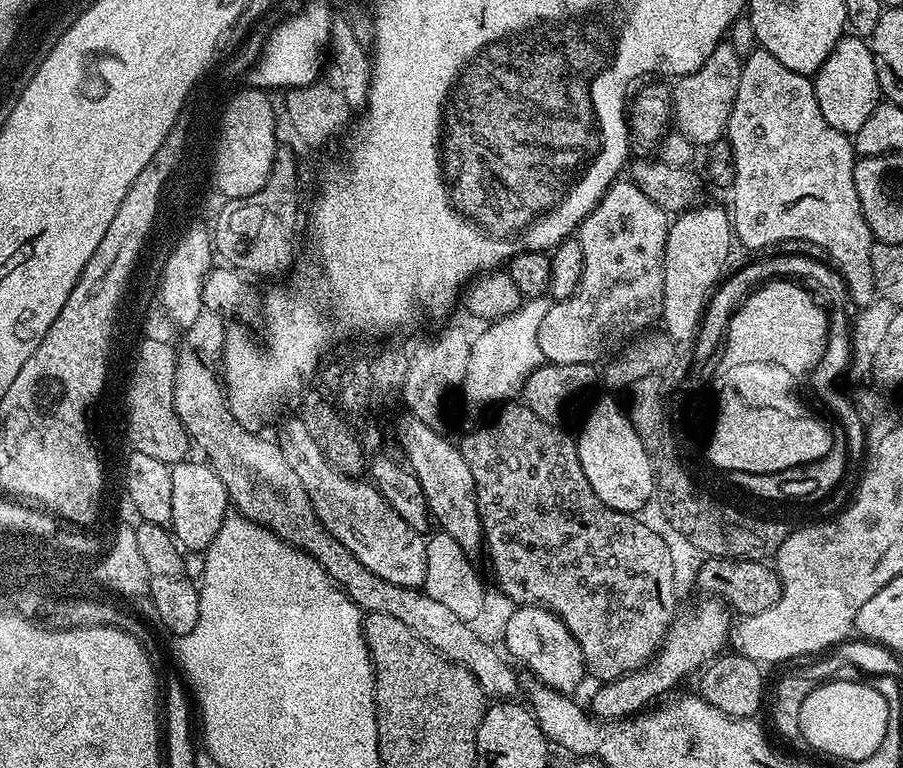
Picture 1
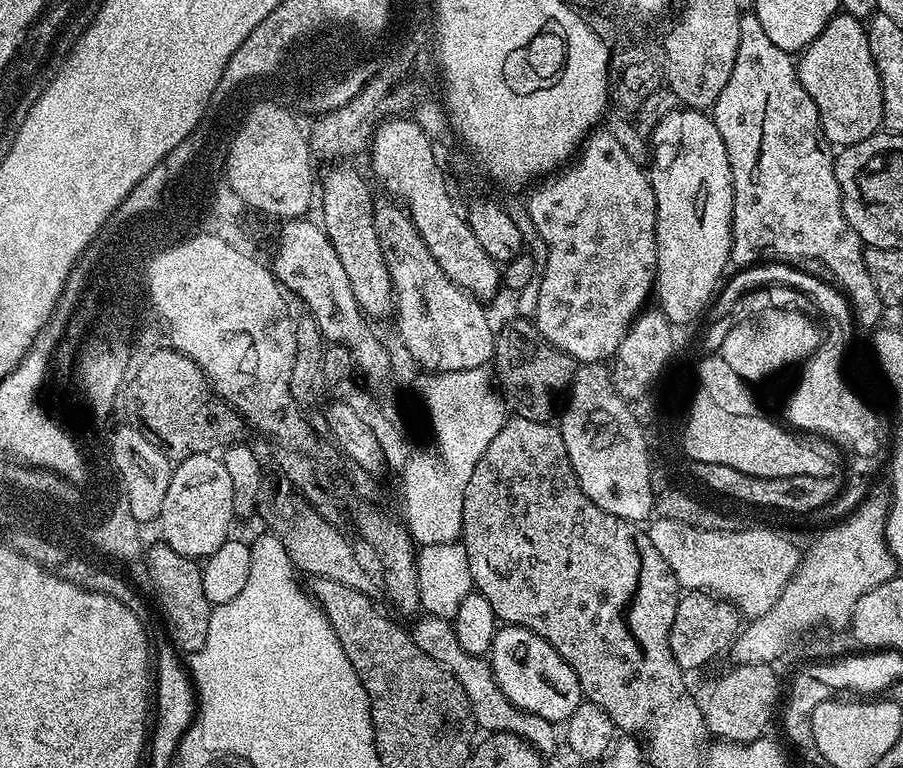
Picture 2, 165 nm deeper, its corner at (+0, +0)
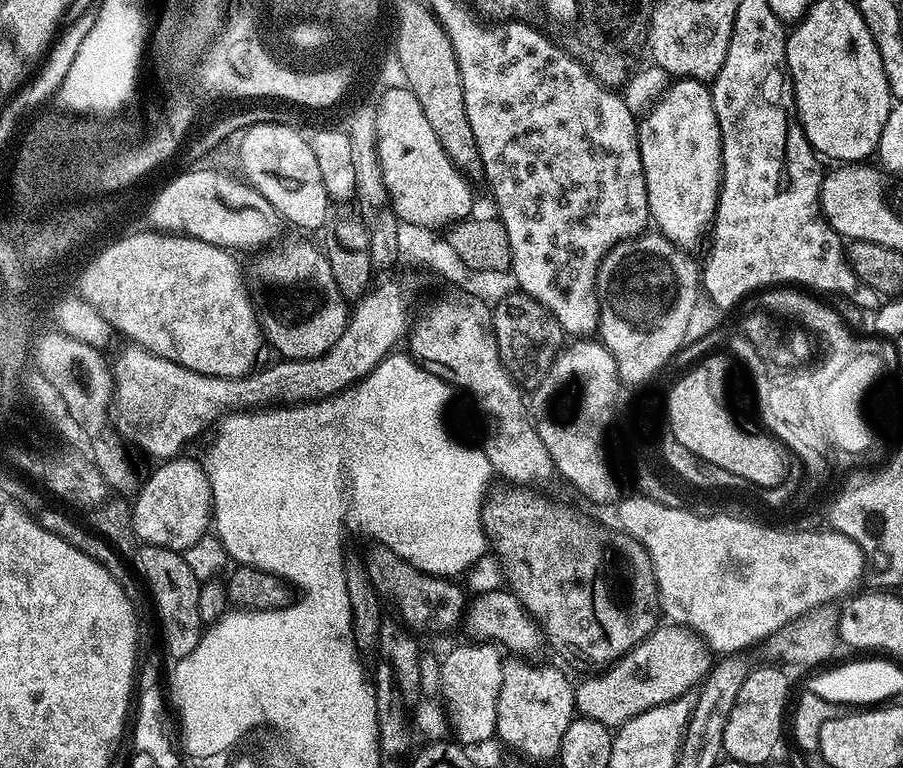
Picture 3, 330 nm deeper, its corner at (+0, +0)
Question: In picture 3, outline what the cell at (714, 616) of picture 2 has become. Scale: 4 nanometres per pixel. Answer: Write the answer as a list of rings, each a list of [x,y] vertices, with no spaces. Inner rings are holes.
[[[661,623],[628,655],[607,670],[575,685],[576,712],[613,730],[659,704],[687,696],[712,670],[714,653],[694,629],[683,624]]]

